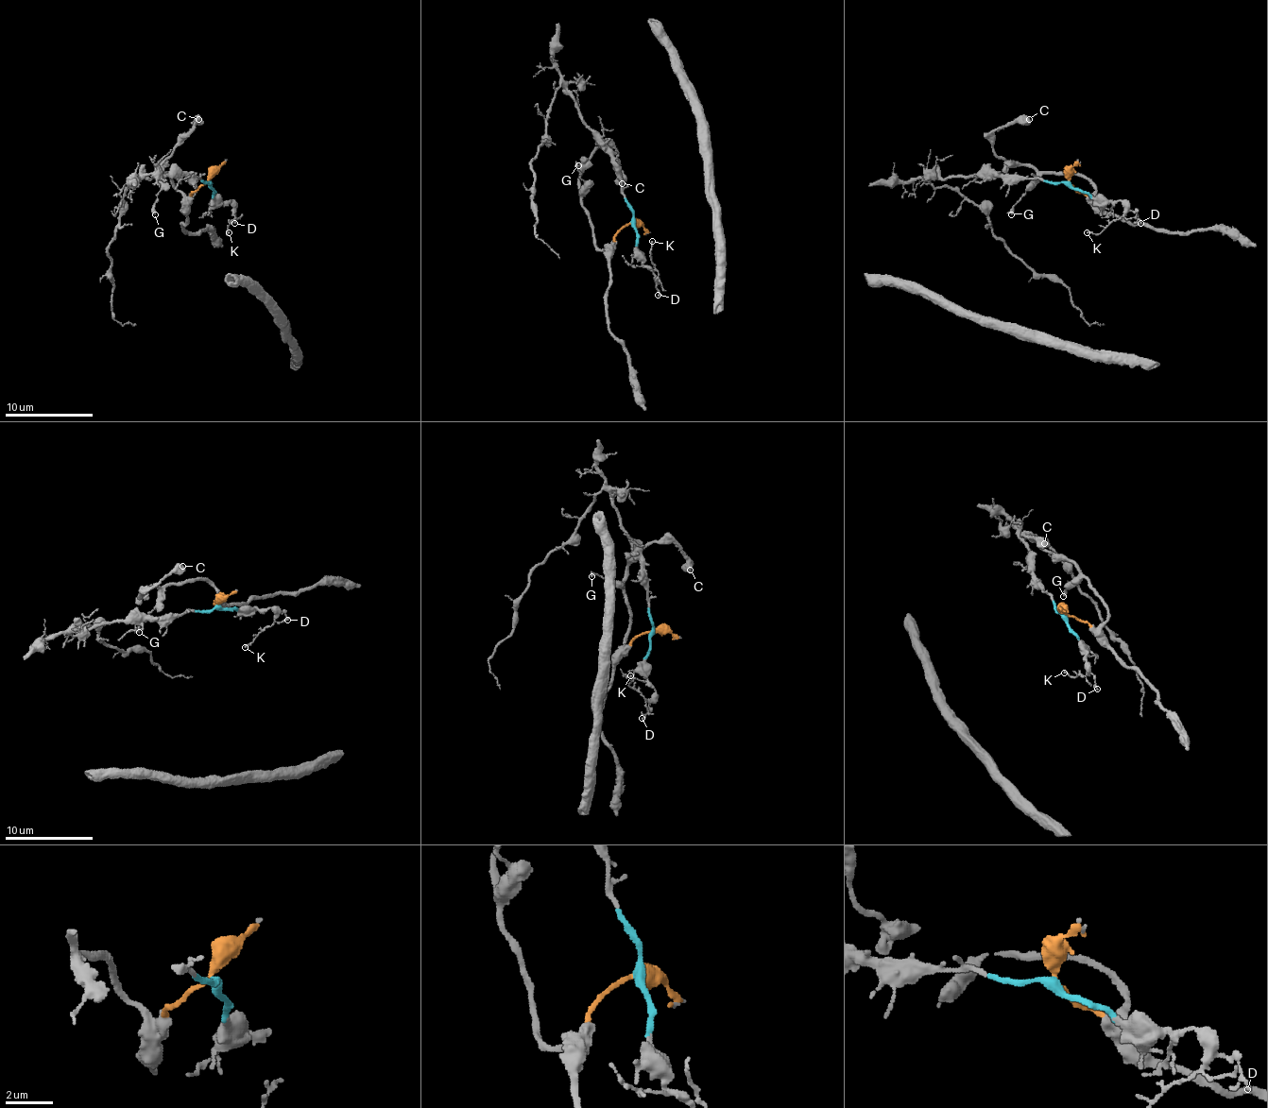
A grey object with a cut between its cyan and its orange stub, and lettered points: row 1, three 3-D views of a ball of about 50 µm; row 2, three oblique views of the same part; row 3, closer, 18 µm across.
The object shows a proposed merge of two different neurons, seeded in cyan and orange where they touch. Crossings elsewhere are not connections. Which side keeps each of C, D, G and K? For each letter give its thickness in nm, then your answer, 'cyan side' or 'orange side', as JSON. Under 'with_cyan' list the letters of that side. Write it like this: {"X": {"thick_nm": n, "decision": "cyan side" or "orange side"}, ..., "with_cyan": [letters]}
{"C": {"thick_nm": 800, "decision": "orange side"}, "D": {"thick_nm": 140, "decision": "cyan side"}, "G": {"thick_nm": 280, "decision": "orange side"}, "K": {"thick_nm": 120, "decision": "cyan side"}, "with_cyan": ["D", "K"]}

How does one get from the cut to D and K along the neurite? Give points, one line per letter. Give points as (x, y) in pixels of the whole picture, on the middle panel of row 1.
D: (631, 223), (635, 230), (638, 258), (655, 278), (659, 291), (658, 295)
K: (631, 223), (635, 230), (638, 258), (658, 278), (651, 251), (653, 240)

